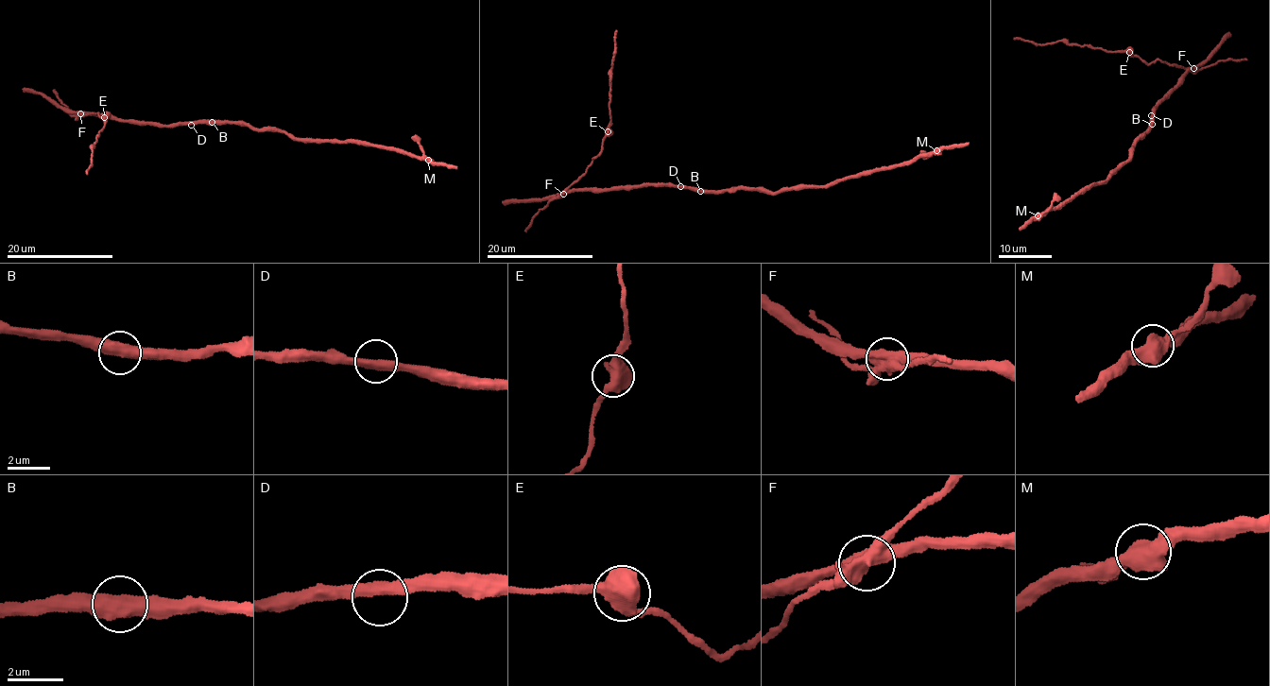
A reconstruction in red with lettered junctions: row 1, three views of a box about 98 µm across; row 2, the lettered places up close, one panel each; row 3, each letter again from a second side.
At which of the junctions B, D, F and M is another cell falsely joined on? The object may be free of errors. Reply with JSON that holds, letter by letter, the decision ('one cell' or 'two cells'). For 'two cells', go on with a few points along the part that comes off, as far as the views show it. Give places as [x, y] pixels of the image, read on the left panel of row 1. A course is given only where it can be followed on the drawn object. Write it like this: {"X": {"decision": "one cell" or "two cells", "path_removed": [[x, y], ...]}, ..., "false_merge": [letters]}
{"B": {"decision": "one cell"}, "D": {"decision": "one cell"}, "F": {"decision": "two cells", "path_removed": [[80, 113], [82, 116], [98, 113], [105, 120], [91, 150], [93, 161], [86, 174]]}, "M": {"decision": "one cell"}, "false_merge": ["F"]}

